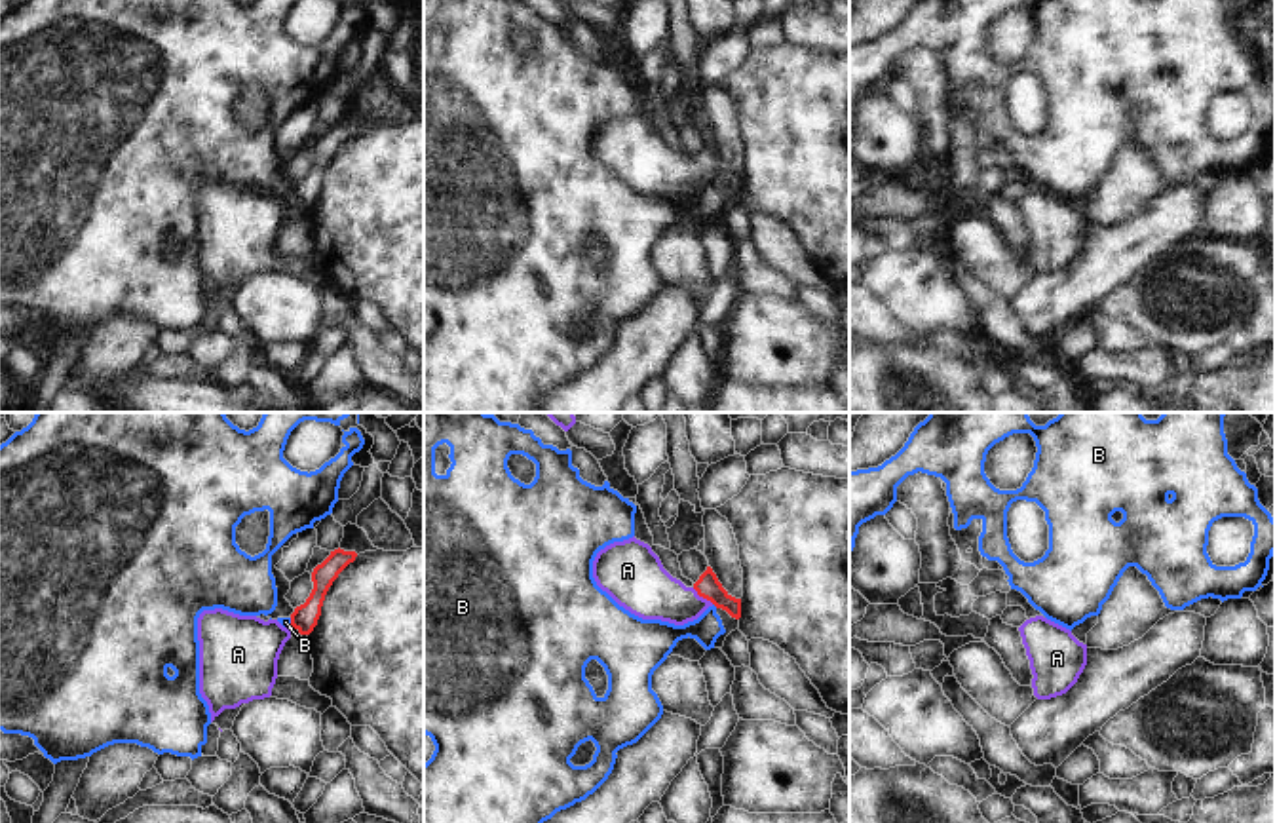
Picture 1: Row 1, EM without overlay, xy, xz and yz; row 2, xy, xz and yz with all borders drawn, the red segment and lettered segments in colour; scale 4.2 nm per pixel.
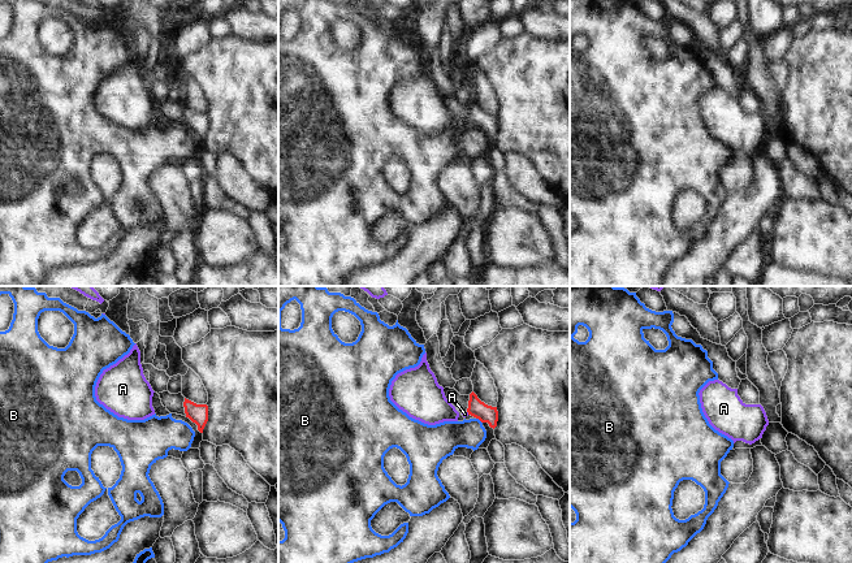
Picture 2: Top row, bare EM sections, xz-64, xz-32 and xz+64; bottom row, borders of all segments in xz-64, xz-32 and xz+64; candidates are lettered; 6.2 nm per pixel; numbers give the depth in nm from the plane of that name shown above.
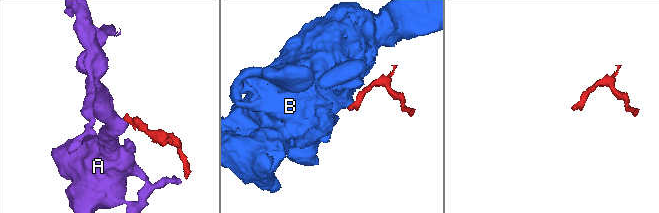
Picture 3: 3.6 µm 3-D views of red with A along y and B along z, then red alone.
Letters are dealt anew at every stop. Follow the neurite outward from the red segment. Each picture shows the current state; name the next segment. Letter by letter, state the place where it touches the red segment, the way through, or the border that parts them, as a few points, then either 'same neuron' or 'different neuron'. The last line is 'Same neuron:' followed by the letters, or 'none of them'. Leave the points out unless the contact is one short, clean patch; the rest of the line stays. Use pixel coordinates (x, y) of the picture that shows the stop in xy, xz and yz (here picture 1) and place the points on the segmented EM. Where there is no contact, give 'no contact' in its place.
A: contact xz (704, 597); way xz (707, 586), (704, 597), (660, 597), (647, 590); same neuron
B: contact xz (715, 605); border xz (713, 603), (717, 607); different neuron
Same neuron: A

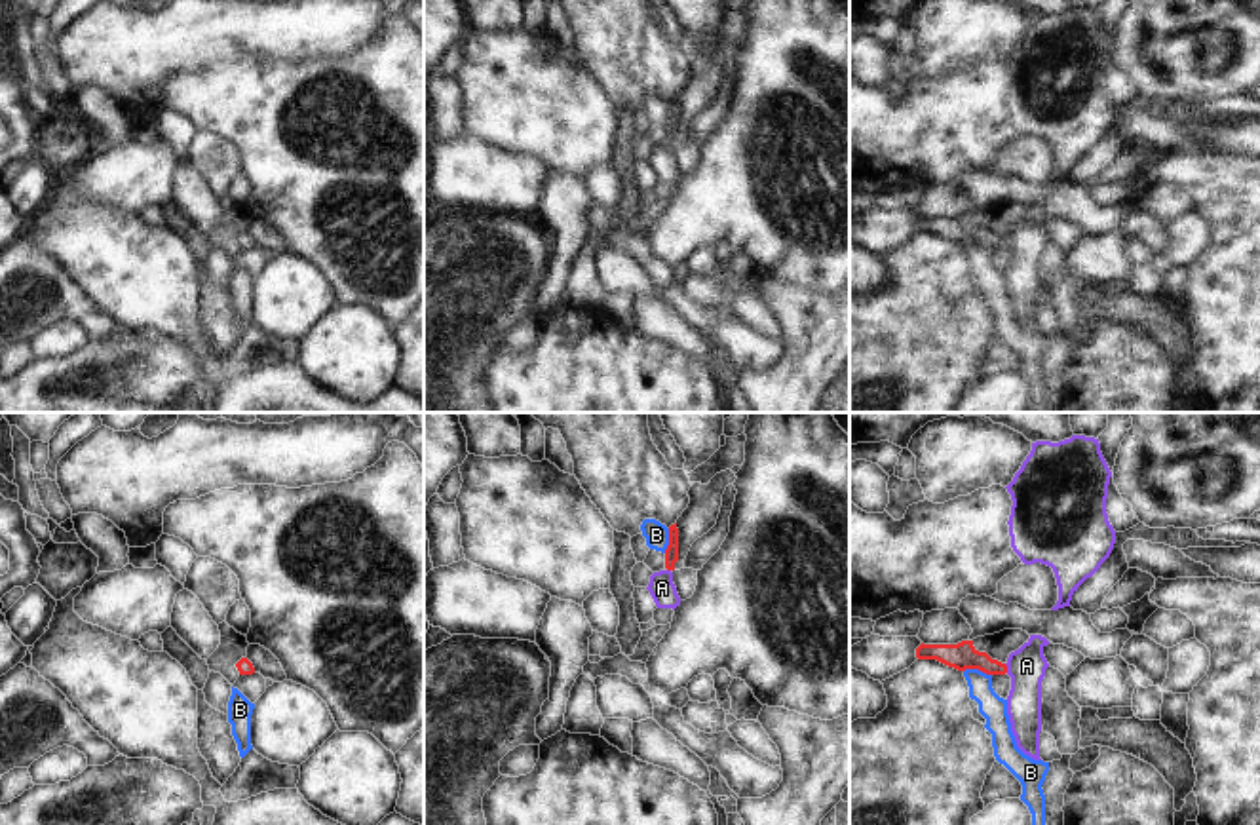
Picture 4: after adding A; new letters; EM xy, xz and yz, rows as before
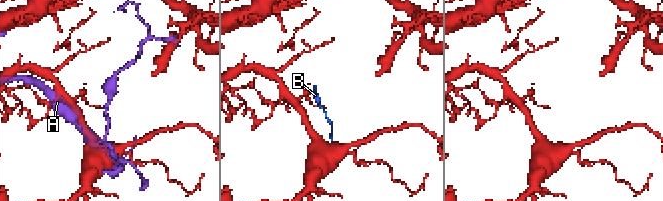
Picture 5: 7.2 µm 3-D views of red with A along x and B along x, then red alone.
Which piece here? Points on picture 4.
A: contact yz (1006, 668); different neuron
B: contact yz (977, 668); border yz (964, 670), (981, 670), (991, 675); different neuron
Same neuron: none of them

